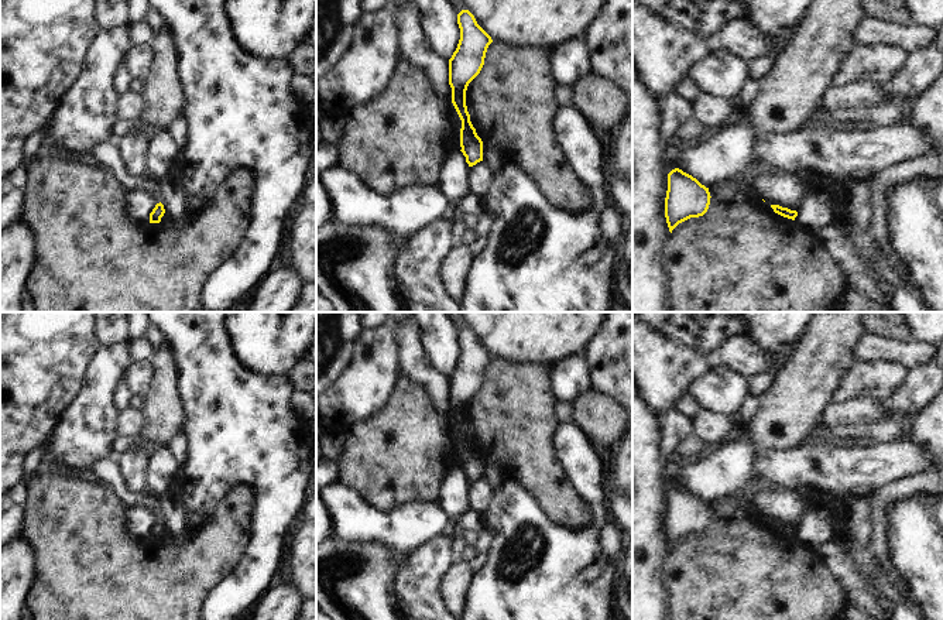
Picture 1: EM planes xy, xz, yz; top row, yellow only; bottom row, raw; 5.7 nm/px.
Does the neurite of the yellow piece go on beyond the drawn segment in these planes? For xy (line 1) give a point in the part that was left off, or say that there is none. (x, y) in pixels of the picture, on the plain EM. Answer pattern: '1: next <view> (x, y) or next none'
1: next none

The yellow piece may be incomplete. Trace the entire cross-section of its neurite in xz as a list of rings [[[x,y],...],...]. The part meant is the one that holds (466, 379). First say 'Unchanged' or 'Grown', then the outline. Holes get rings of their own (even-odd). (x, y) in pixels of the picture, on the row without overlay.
Unchanged. [[[469,326],[457,330],[460,356],[456,367],[449,376],[449,401],[452,404],[452,419],[462,436],[460,463],[469,483],[483,477],[483,458],[470,438],[466,422],[466,407],[469,400],[480,390],[491,353],[477,340]]]

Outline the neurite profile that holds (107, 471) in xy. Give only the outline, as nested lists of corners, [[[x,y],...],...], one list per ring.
[[[102,458],[96,460],[90,467],[90,476],[112,487],[126,506],[145,507],[155,514],[157,520],[161,518],[161,508],[157,497],[151,494],[133,493],[126,487],[117,459]]]

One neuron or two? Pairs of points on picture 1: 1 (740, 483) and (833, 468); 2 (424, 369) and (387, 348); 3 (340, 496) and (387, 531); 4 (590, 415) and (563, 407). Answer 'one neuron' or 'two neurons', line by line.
1: two neurons
2: two neurons
3: one neuron
4: two neurons

